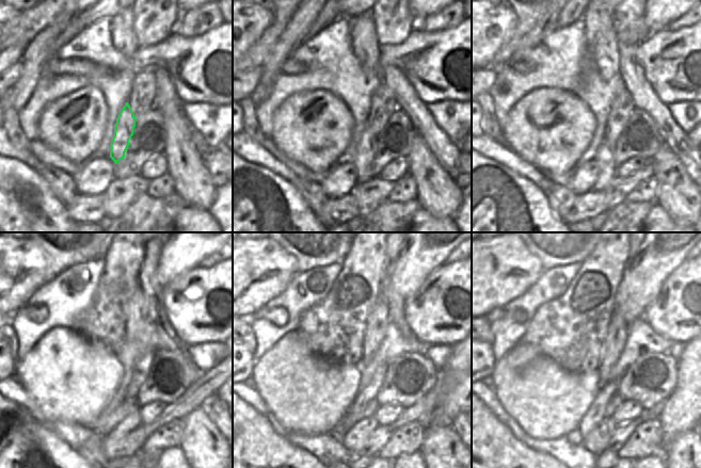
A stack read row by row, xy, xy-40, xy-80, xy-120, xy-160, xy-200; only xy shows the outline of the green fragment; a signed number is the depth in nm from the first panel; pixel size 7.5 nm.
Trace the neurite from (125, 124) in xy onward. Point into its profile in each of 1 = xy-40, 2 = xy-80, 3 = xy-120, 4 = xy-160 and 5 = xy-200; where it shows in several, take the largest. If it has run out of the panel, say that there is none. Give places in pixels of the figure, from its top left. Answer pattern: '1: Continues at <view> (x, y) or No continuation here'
1: Continues at xy-40 (365, 150)
2: Continues at xy-80 (604, 156)
3: Continues at xy-120 (131, 421)
4: Continues at xy-160 (354, 437)
5: Continues at xy-200 (596, 441).

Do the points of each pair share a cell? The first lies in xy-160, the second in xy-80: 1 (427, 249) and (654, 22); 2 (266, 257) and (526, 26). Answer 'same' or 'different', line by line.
1: same
2: different

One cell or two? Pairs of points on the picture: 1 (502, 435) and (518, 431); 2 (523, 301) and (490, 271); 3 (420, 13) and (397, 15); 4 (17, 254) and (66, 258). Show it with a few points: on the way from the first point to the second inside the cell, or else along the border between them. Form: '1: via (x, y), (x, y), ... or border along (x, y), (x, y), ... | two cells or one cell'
1: border along (494, 415), (516, 438), (530, 449) | two cells
2: border along (537, 279), (520, 295), (503, 307) | two cells
3: border along (410, 11), (417, 21) | two cells
4: border along (37, 243), (47, 261), (48, 280) | two cells

